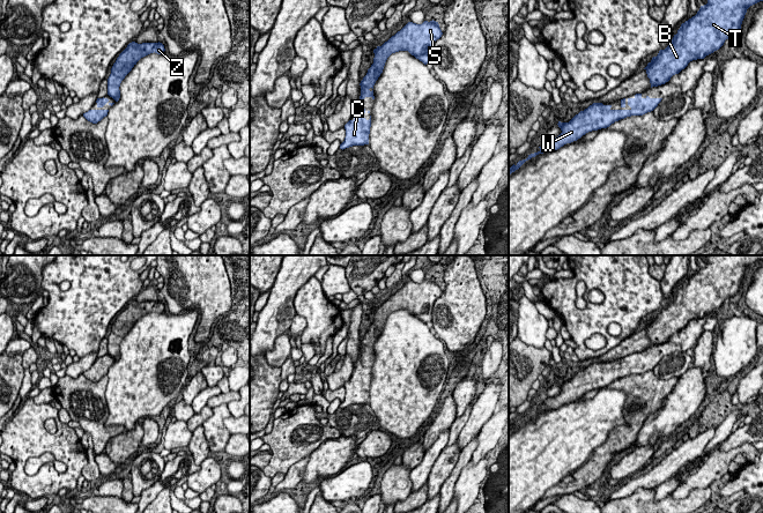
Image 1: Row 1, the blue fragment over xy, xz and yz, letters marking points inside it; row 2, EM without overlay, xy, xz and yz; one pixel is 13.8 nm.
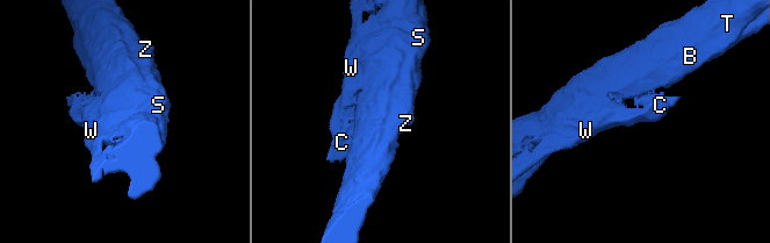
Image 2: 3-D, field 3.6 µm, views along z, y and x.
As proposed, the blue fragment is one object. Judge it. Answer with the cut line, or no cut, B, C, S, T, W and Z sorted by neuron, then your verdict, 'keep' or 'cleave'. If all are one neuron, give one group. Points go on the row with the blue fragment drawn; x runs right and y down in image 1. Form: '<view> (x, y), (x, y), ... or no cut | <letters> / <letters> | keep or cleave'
no cut | B C S T W Z | keep

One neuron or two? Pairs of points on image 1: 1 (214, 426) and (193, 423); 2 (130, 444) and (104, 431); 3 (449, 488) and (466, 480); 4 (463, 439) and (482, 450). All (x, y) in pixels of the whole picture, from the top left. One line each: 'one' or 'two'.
1: two
2: two
3: two
4: two

